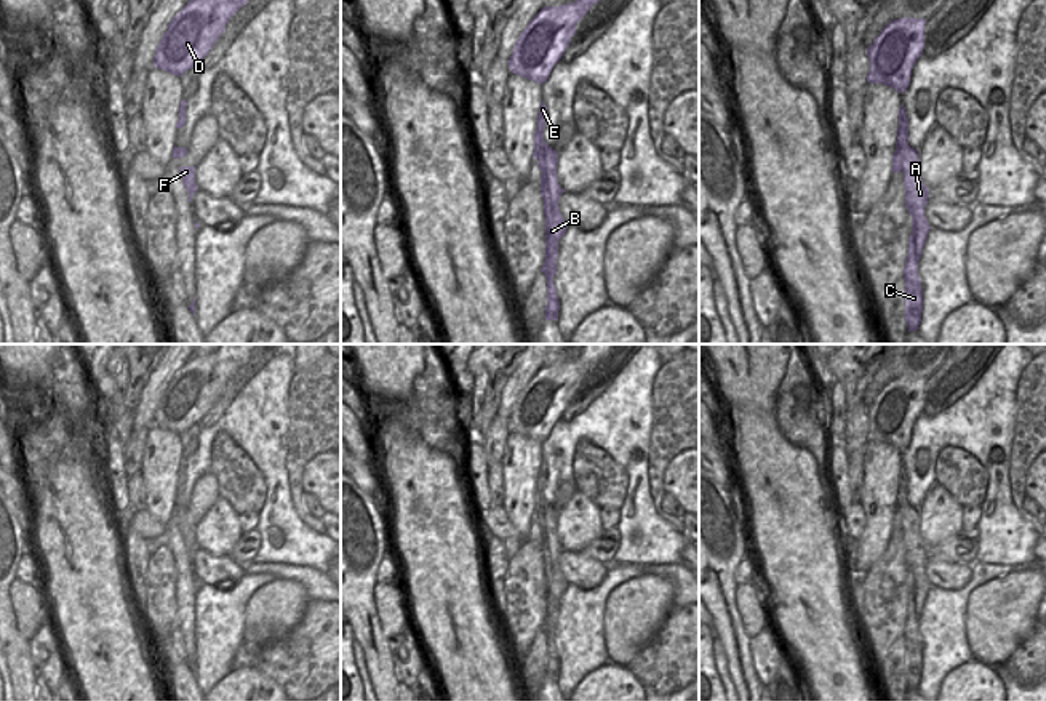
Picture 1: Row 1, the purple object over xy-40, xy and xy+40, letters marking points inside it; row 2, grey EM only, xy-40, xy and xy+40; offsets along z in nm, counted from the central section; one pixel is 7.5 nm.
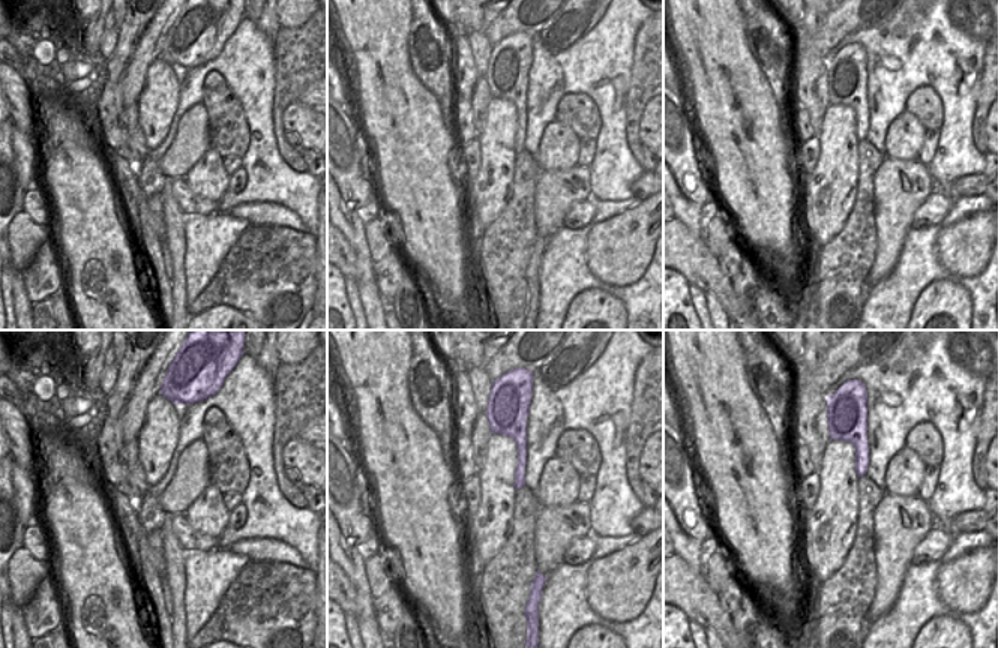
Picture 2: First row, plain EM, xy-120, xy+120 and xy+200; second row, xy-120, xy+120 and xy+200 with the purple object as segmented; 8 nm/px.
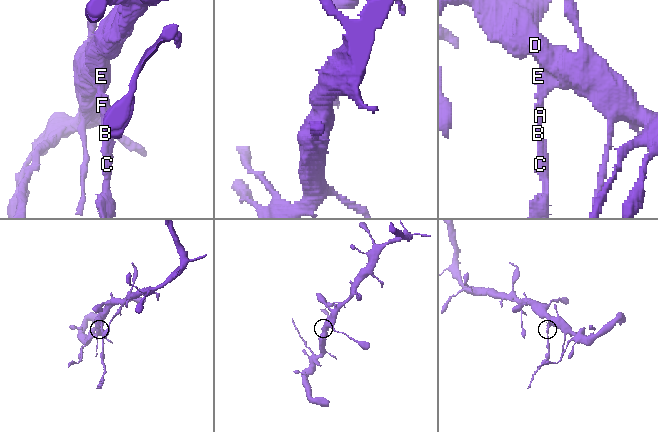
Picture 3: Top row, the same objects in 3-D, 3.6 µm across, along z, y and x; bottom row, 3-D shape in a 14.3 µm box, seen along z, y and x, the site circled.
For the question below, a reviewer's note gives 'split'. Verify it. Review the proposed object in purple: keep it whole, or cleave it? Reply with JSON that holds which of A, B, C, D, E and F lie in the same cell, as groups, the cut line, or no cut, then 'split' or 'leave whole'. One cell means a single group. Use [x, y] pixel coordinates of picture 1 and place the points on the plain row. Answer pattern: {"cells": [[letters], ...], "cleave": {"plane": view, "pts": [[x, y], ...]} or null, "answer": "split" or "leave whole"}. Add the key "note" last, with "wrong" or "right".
{"cells": [["A", "B", "C", "F"], ["D", "E"]], "cleave": {"plane": "xy+40", "pts": [[909, 504], [902, 512], [902, 528]]}, "answer": "split", "note": "right"}

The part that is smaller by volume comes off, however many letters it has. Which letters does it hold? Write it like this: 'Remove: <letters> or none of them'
Remove: A, B, C, F

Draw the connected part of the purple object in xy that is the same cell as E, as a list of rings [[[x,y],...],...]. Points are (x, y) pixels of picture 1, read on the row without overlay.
[[[542,459],[537,474],[537,488],[534,491],[534,511],[533,511],[533,517],[539,519],[537,525],[541,530],[544,530],[544,511],[550,506],[544,499],[545,479],[547,479],[547,464]]]

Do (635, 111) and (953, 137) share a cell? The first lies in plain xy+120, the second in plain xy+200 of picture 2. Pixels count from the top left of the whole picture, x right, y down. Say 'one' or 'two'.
two

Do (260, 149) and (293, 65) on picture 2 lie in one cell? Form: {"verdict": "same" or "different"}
{"verdict": "different"}

